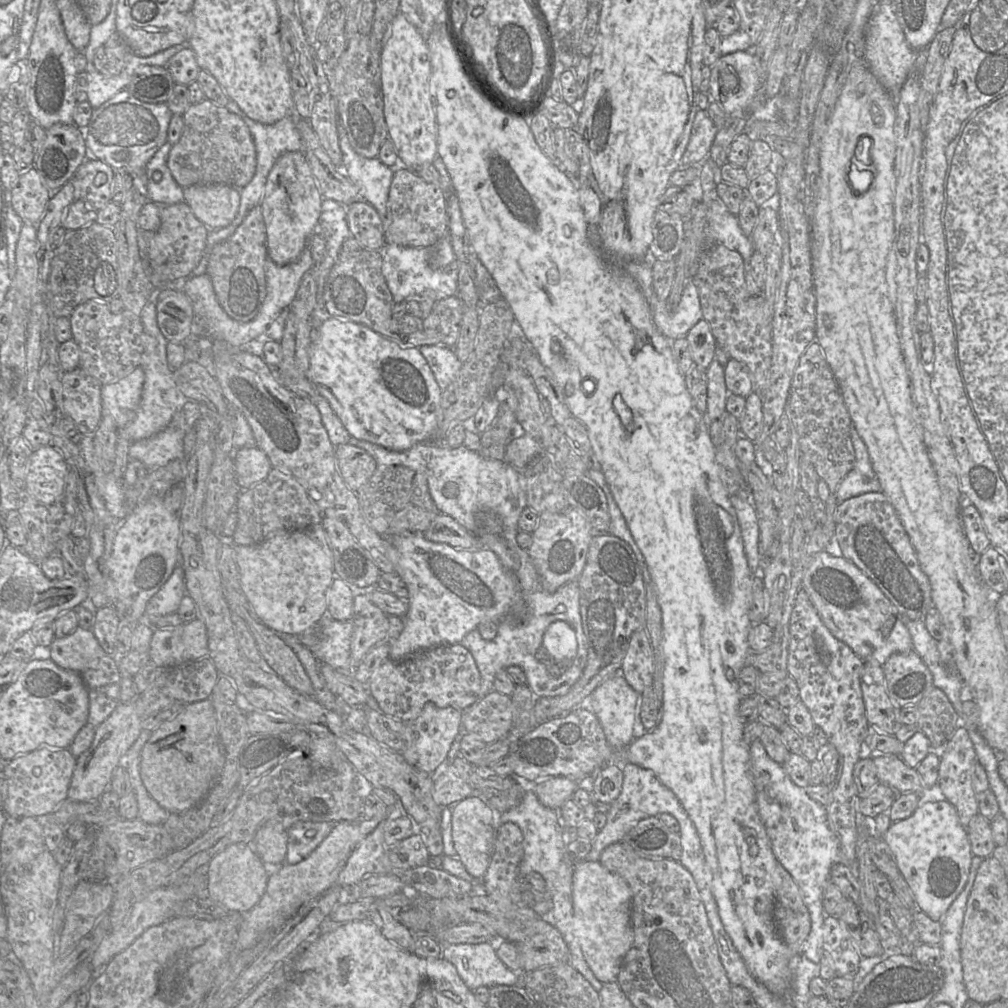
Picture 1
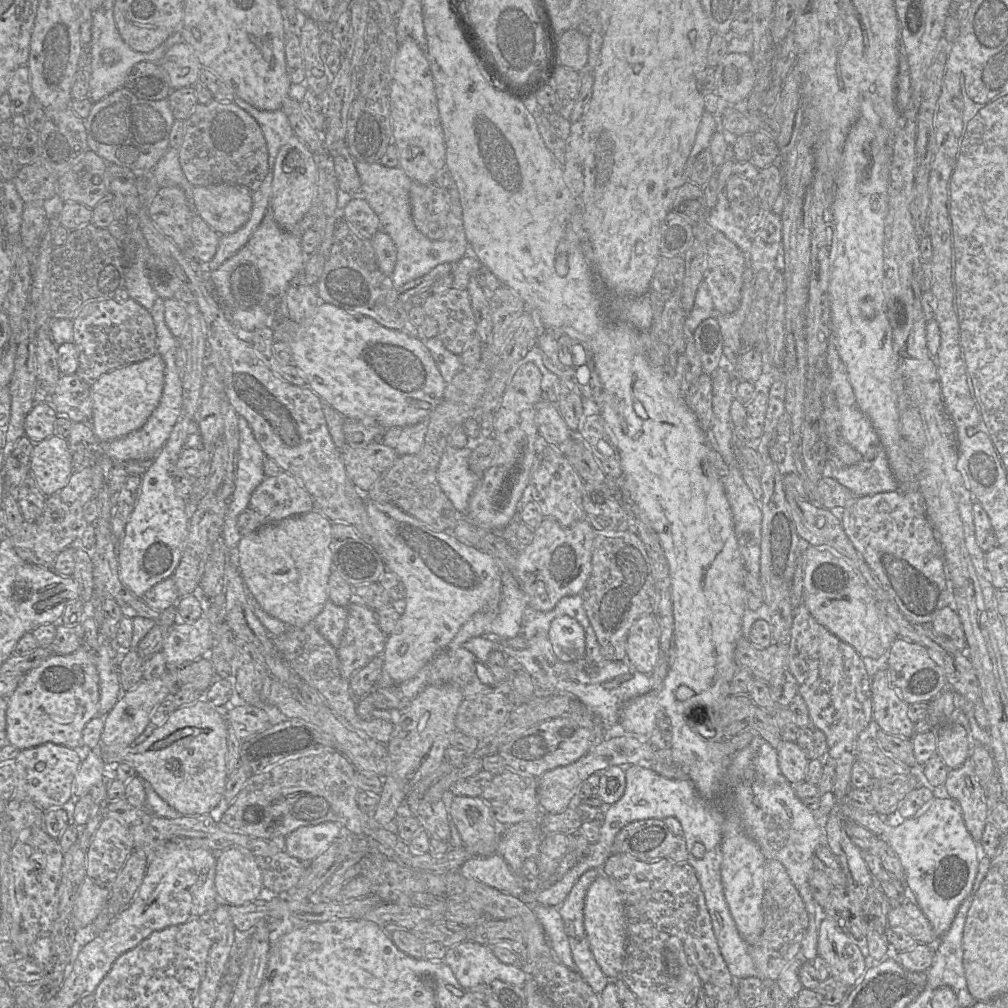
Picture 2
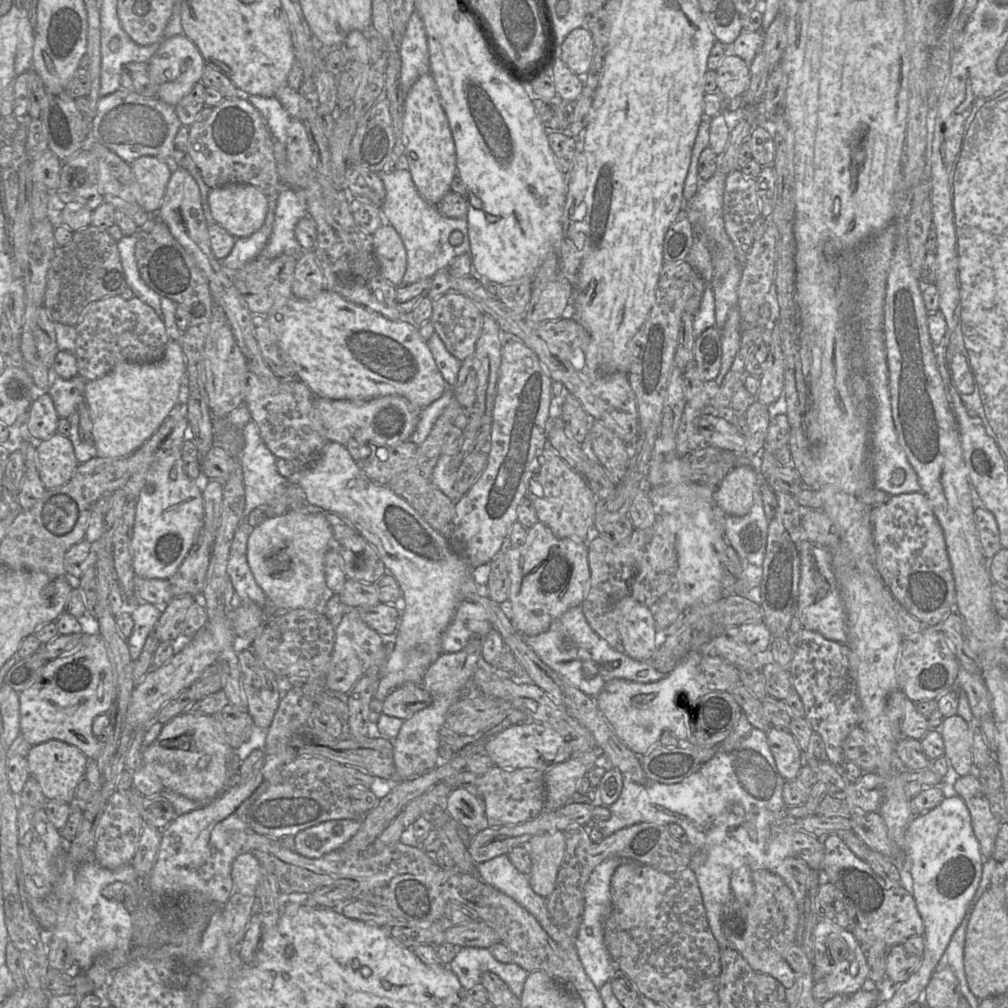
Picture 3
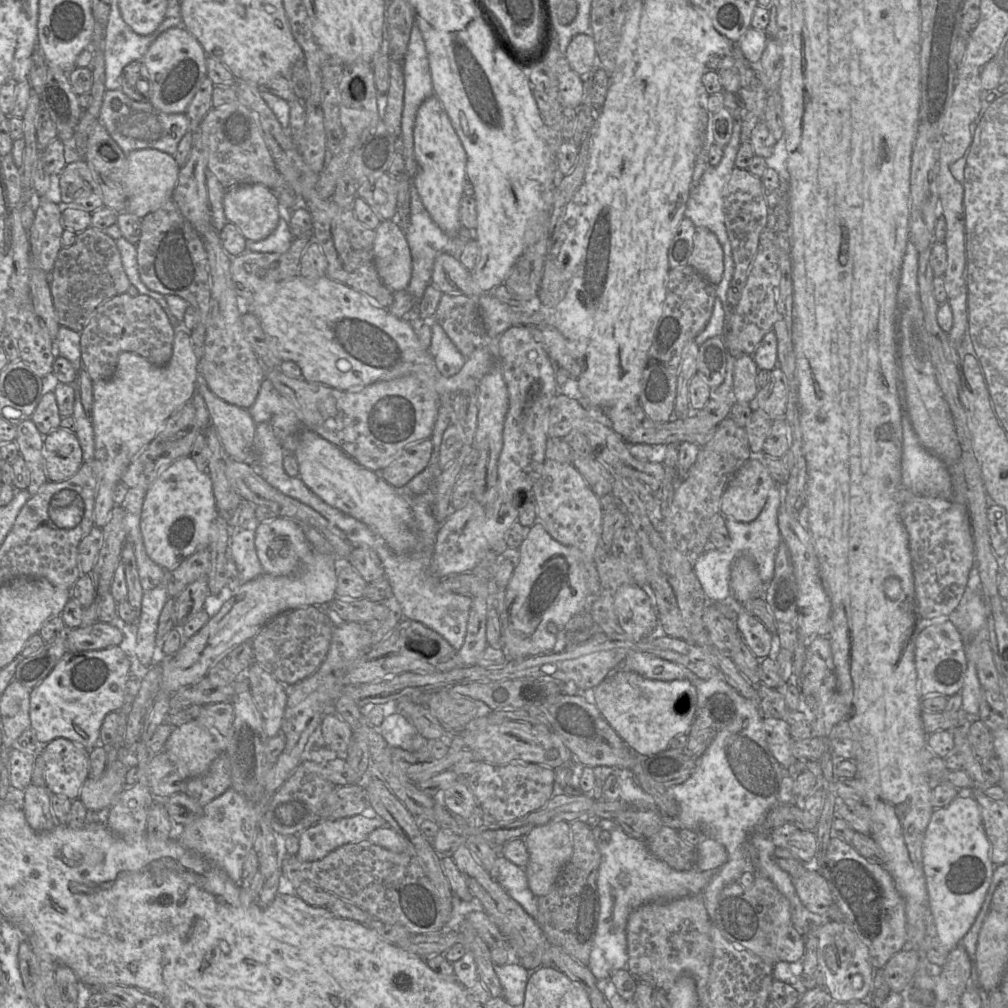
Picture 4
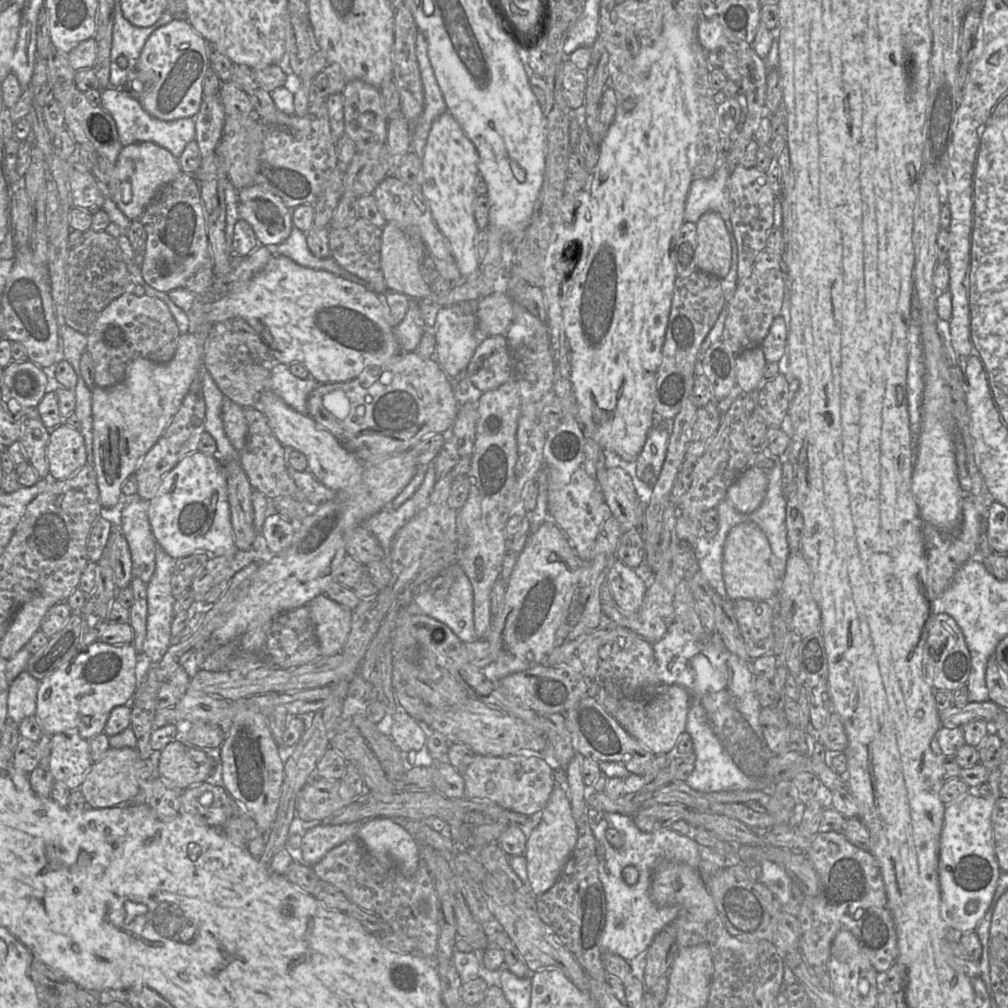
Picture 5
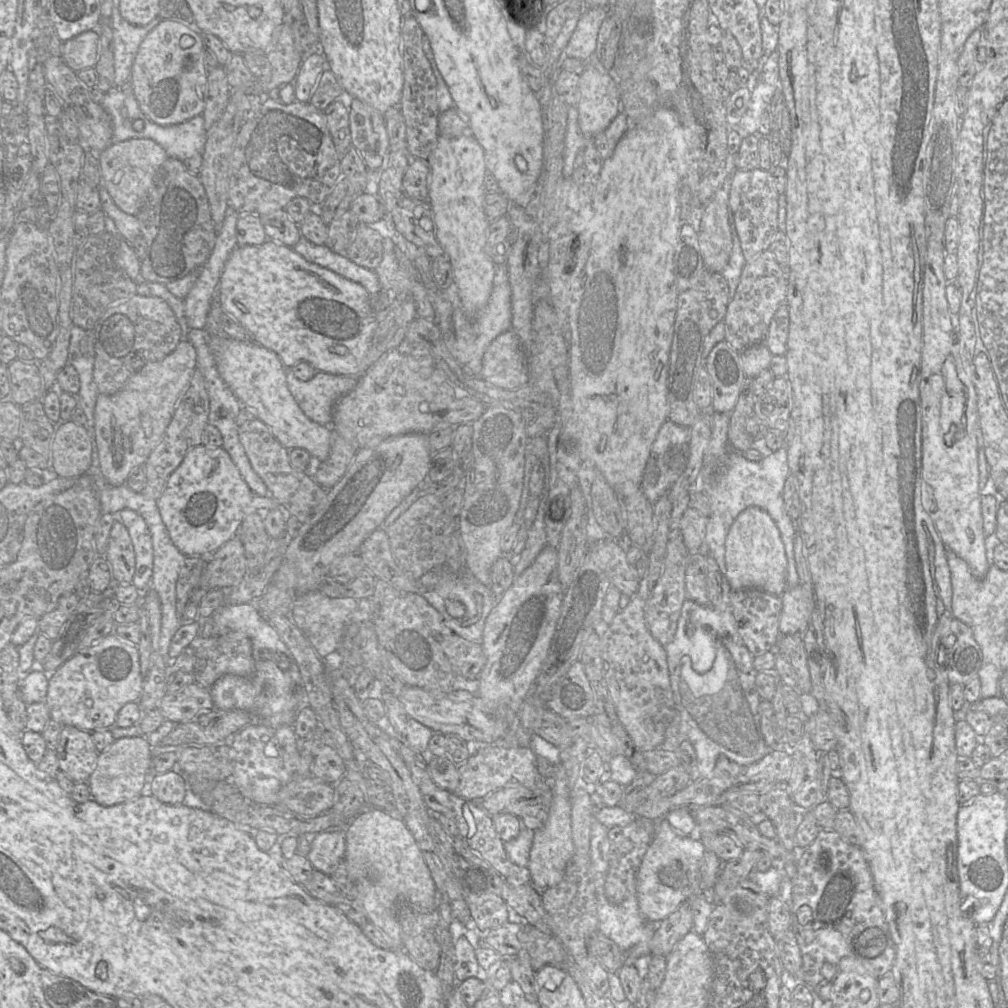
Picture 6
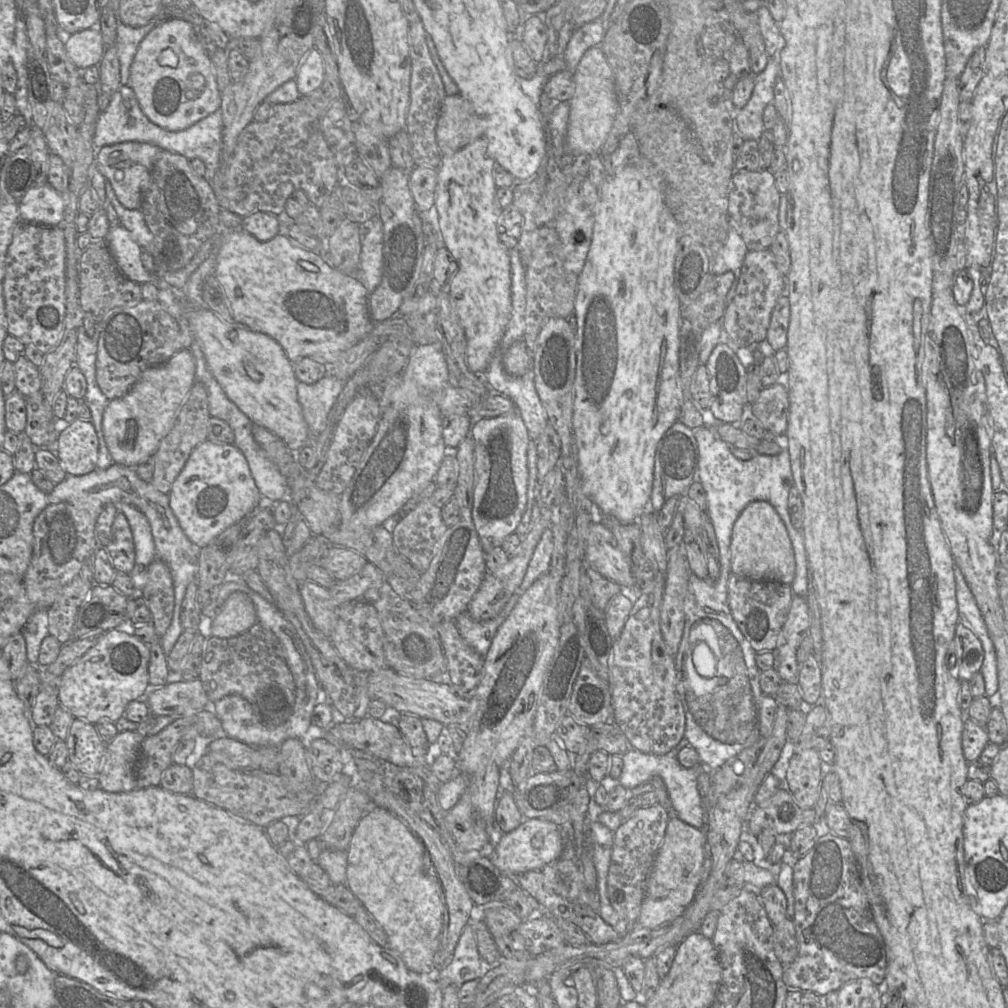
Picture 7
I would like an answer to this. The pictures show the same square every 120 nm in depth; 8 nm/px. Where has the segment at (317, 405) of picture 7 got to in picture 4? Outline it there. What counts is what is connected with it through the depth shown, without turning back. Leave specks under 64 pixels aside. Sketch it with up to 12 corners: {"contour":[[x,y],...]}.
{"contour":[[264,379],[247,410],[257,424],[273,414],[294,411],[270,380]]}

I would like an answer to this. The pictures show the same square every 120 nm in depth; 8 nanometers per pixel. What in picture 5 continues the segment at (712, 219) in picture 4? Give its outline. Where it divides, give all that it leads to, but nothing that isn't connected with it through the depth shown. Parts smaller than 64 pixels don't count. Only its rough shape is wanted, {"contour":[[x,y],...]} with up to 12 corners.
{"contour":[[725,160],[710,178],[693,180],[684,221],[714,211],[733,232]]}

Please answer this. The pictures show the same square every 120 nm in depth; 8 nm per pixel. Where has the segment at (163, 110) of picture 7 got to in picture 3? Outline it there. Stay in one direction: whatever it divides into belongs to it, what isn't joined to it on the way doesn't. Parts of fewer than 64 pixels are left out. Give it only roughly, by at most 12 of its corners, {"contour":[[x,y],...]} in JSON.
{"contour":[[185,34],[168,38],[148,63],[156,97],[173,107],[206,66]]}

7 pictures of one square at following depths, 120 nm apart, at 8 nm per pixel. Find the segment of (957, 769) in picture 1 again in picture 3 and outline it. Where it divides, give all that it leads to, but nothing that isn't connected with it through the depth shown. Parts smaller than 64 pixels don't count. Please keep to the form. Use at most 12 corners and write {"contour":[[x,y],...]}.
{"contour":[[976,772],[954,789],[970,812],[983,858],[992,858],[1002,823]]}

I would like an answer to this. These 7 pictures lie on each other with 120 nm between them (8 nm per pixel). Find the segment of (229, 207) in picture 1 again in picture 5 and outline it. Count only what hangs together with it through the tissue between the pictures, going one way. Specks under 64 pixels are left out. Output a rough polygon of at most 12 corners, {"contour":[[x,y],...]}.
{"contour":[[260,185],[238,191],[239,218],[260,245],[292,230],[291,209]]}

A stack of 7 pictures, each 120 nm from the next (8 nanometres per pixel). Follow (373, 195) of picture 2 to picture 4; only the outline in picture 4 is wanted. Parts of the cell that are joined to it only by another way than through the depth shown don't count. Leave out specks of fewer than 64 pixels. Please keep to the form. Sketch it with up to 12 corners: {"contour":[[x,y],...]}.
{"contour":[[411,181],[404,233],[411,251],[407,291],[422,299],[437,256],[458,255],[472,233],[449,236]]}

